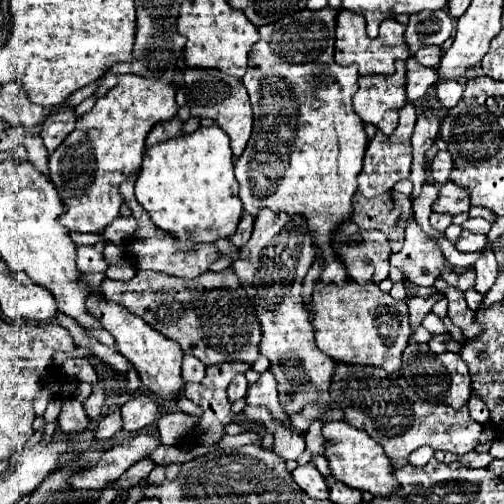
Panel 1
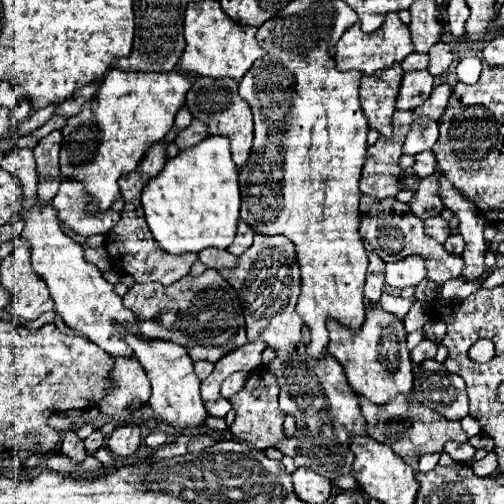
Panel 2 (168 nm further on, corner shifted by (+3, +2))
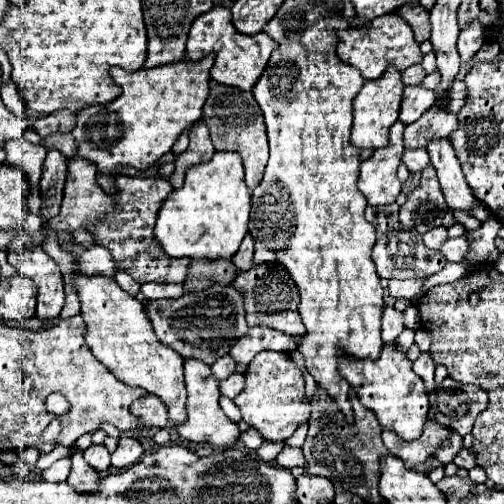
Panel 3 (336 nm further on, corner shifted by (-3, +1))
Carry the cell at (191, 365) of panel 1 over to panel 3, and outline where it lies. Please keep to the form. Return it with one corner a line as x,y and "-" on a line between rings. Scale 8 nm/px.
224,355
222,359
218,359
214,365
212,365
212,373
218,377
218,379
228,379
232,373
234,373
234,359
230,359
230,355

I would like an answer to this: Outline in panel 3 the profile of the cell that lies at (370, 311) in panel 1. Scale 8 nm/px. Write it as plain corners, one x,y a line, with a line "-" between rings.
384,345
380,359
376,361
354,361
348,357
340,359
340,375
354,387
358,399
362,401
362,405
366,405
368,409
372,409
380,421
380,425
384,429
394,431
398,437
402,439
418,439
422,435
422,429
428,421
428,409
430,409
430,401
428,401
428,393
424,389
422,379
412,371
412,361
406,359
406,353
396,351
394,345

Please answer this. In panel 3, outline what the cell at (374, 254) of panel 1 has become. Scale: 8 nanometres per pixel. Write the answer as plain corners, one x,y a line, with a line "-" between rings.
384,307
382,315
382,339
384,343
392,343
404,331
404,313
394,307

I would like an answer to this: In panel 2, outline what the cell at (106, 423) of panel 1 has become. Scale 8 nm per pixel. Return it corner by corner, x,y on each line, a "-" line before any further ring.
94,430
86,440
84,440
84,446
86,446
86,452
88,454
92,454
94,450
98,450
98,448
102,448
104,446
104,440
106,440
106,436
104,436
104,432
102,430

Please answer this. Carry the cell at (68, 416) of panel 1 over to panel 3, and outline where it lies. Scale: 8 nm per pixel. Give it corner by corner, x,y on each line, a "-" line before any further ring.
82,451
74,453
72,455
72,471
70,471
66,481
78,493
86,493
86,491
96,491
98,489
98,479
100,479
100,475
88,467
88,463
84,461

